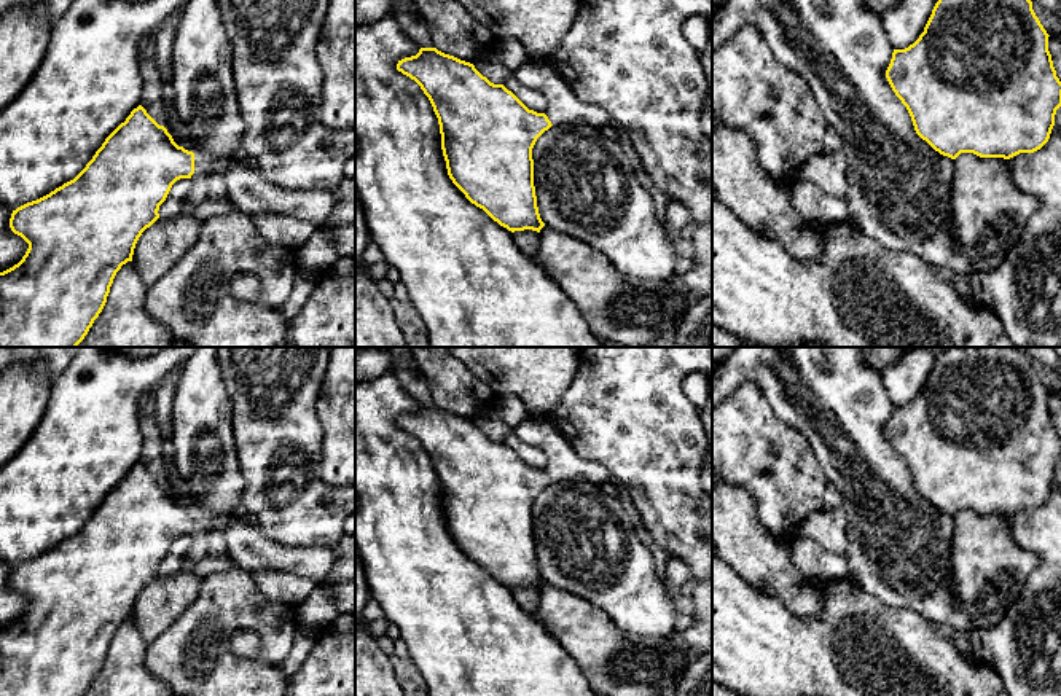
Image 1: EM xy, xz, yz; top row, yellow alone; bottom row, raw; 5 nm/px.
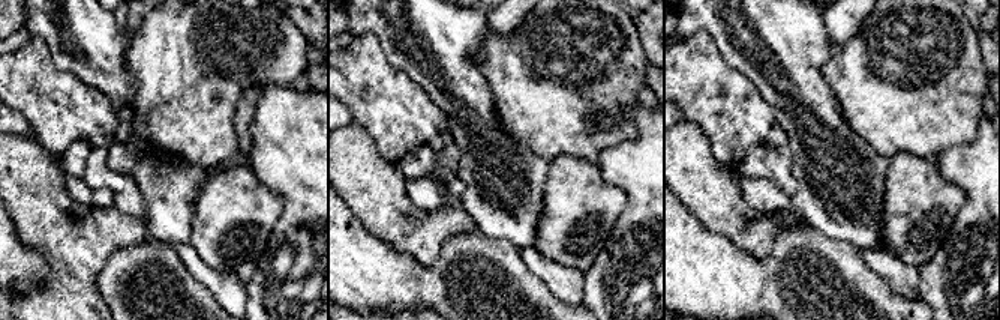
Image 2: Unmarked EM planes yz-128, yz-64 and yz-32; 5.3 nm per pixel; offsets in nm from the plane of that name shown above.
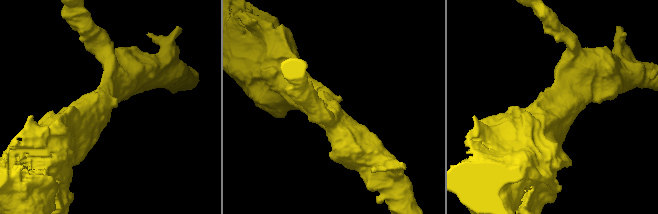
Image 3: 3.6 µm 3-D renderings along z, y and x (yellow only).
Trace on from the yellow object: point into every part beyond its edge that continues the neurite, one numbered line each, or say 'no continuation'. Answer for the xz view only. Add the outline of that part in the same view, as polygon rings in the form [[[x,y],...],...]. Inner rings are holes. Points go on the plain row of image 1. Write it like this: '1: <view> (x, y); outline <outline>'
1: xz (563, 464); outline [[[529,417],[515,428],[515,433],[526,444],[545,452],[545,471],[553,483],[585,481],[604,484],[615,481],[605,467],[580,459],[561,432],[548,420]]]

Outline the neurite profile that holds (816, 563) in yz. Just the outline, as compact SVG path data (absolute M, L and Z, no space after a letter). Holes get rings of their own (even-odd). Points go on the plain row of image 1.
M793 538L790 559L793 567L812 581L827 583L848 577L846 556L828 551L811 538Z

